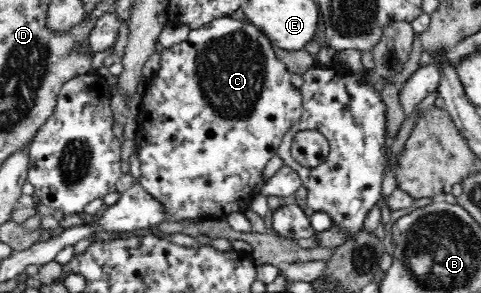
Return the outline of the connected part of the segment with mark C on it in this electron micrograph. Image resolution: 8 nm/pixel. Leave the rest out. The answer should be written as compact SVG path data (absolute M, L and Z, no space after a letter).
M217 18L213 22L202 25L199 29L190 30L187 39L161 51L160 69L152 76L147 90L142 94L141 110L137 114L138 132L134 138L136 148L139 149L137 151L141 171L139 183L152 196L159 199L159 202L164 203L170 211L172 221L198 218L225 220L231 213L244 213L249 209L253 198L258 195L258 188L263 181L261 175L263 175L269 159L277 155L290 127L297 123L303 114L302 106L300 89L296 89L291 83L291 73L276 56L274 45L247 19L240 22L231 18Z

